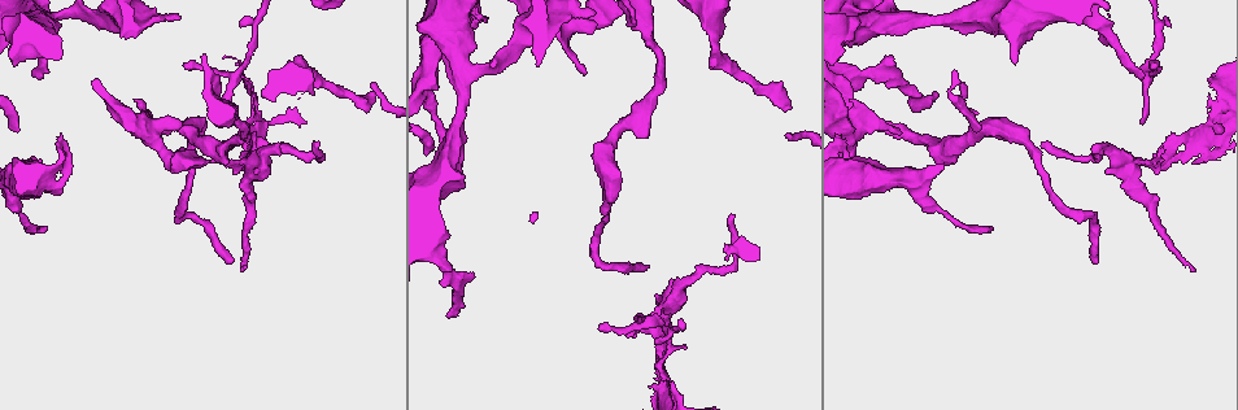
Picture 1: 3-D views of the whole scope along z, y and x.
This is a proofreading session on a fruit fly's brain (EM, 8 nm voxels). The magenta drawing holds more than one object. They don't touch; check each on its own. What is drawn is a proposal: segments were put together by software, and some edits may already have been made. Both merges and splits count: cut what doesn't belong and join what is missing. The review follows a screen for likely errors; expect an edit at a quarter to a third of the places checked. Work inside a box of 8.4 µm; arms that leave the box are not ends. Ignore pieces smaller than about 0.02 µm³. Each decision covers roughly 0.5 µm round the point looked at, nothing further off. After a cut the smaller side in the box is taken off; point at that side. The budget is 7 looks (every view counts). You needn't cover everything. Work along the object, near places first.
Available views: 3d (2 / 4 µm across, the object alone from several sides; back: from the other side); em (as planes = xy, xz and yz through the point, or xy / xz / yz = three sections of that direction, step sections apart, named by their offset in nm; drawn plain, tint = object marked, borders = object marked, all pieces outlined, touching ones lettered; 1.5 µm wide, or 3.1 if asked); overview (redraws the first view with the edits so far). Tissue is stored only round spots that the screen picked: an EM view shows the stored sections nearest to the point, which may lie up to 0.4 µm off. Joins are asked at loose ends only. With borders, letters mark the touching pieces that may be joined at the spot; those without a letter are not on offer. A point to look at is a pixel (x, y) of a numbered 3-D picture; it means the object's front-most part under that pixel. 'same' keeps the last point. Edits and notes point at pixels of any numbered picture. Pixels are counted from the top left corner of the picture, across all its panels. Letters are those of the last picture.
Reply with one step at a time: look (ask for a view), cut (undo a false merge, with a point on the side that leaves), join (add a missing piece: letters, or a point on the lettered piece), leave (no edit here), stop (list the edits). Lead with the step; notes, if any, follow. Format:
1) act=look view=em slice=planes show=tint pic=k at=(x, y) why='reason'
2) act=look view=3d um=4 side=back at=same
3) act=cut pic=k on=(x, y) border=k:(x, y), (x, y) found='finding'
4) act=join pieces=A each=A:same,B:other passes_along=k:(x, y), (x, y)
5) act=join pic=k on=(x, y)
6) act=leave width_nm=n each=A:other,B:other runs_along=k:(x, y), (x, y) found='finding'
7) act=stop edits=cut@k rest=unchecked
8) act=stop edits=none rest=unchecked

act=look view=em slice=xy step=4 show=borders pic=1 at=(1041, 141)

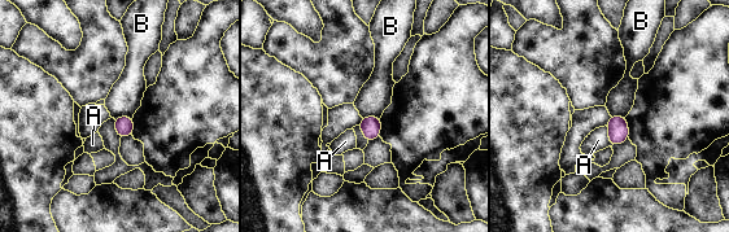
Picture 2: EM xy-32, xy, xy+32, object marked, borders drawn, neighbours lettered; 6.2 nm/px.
act=look view=em slice=planes show=borders at=same

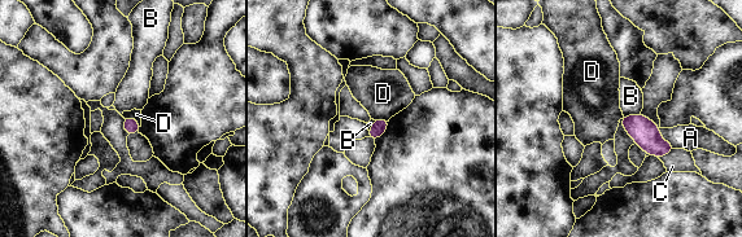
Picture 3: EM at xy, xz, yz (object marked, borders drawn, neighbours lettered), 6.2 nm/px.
act=leave longest_contact=A:170nm each=A:other,B:other,C:other,D:other found='none of them fits'

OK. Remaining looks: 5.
act=look view=3d um=4 pic=1 at=(245, 268) why='free end'

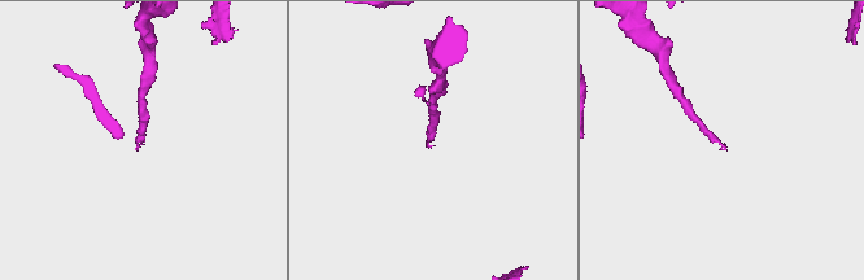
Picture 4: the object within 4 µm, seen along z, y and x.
act=look view=em slice=planes show=borders pic=4 at=(433, 145) why='shape alone is not enough'

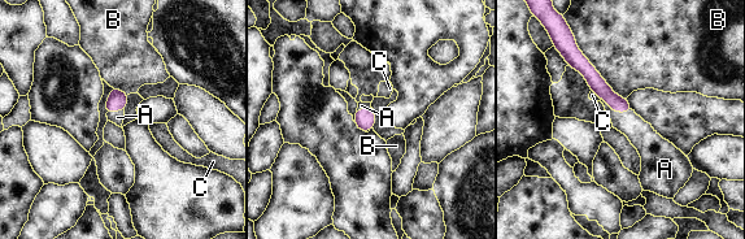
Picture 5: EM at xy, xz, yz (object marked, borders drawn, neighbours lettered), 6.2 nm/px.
act=join pieces=A width_nm=90 each=A:same,B:other,C:other passes_along=5:(597, 85), (615, 111), (641, 135) found='it goes on there'

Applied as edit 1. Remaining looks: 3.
act=look view=overview

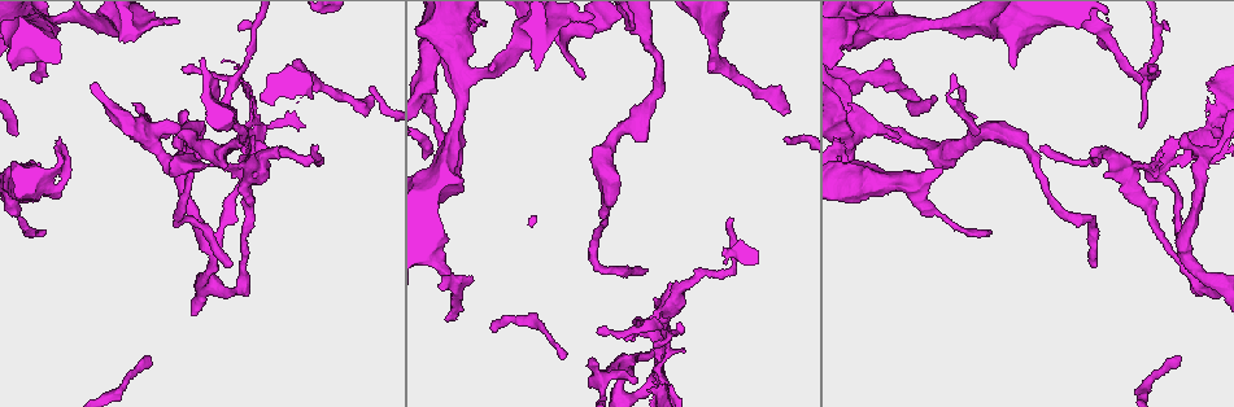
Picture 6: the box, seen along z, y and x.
act=look view=em slice=planes show=borders pic=6 at=(1090, 263) why='end of a long branch'

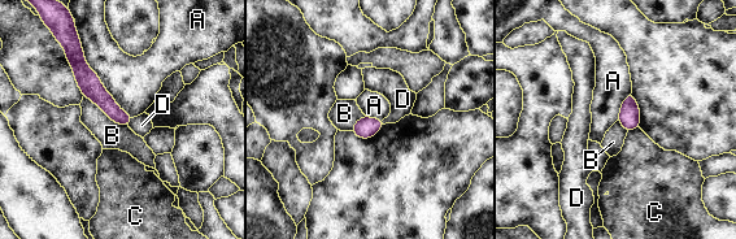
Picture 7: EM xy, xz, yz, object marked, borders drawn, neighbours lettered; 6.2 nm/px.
act=leave each=A:other,B:other,C:other,D:other border=7:(78, 39), (86, 64), (133, 117) found='none of them fits'

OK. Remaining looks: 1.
act=stop edits=join@5 rest=unchecked

